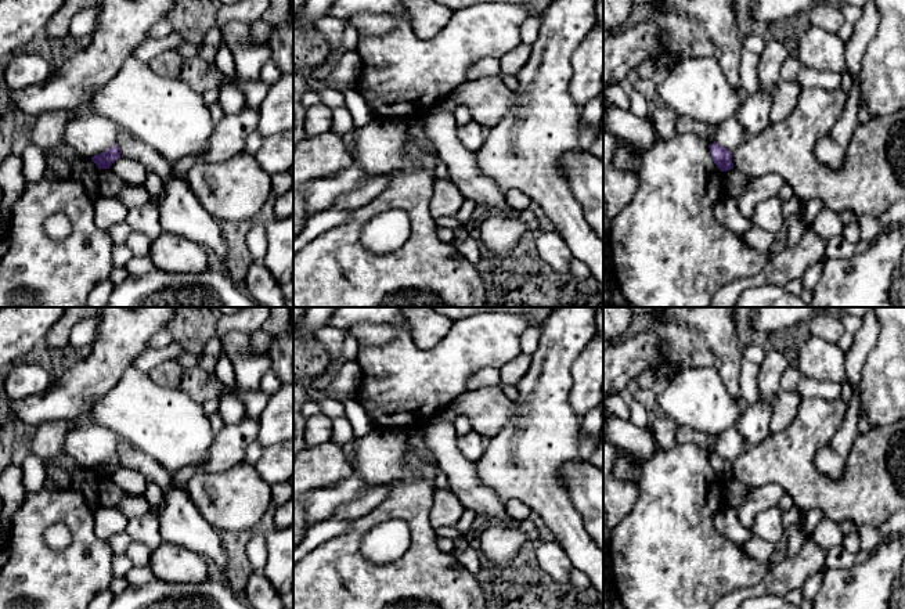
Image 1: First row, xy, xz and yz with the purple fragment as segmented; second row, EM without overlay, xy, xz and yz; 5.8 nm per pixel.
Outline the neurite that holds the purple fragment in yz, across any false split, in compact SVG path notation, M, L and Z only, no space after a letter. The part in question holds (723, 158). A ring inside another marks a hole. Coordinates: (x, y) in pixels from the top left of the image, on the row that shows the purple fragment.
M715 141L713 144L710 144L709 148L710 148L710 154L711 154L714 163L717 165L717 167L721 172L726 172L726 170L733 169L732 152L731 151L721 147Z

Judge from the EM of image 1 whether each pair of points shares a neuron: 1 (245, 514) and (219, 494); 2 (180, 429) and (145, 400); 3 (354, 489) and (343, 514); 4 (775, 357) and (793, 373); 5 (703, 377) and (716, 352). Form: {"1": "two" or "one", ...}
{"1": "one", "2": "one", "3": "two", "4": "two", "5": "two"}

